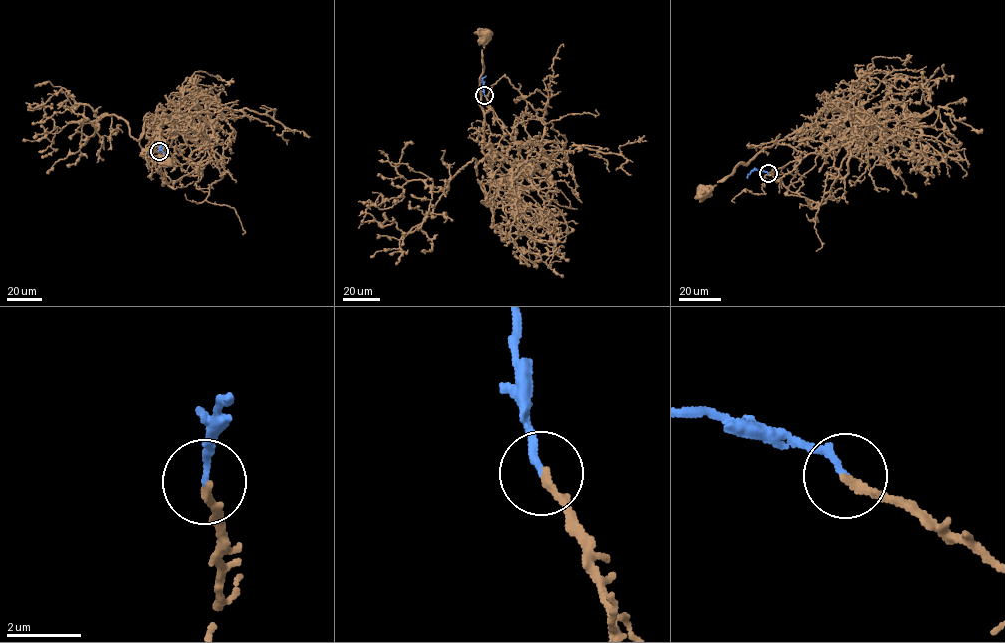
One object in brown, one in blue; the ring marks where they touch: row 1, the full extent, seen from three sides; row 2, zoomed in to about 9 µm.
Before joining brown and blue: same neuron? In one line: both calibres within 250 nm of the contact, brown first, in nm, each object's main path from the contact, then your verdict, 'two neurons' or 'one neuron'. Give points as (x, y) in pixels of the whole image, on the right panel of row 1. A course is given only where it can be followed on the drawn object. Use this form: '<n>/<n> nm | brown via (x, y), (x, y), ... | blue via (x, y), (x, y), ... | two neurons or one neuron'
200/190 nm | brown via (768, 173), (807, 200), (788, 195), (787, 187), (815, 164), (822, 136), (831, 124), (788, 134), (702, 192) | blue via (768, 173), (753, 170), (747, 178) | one neuron

